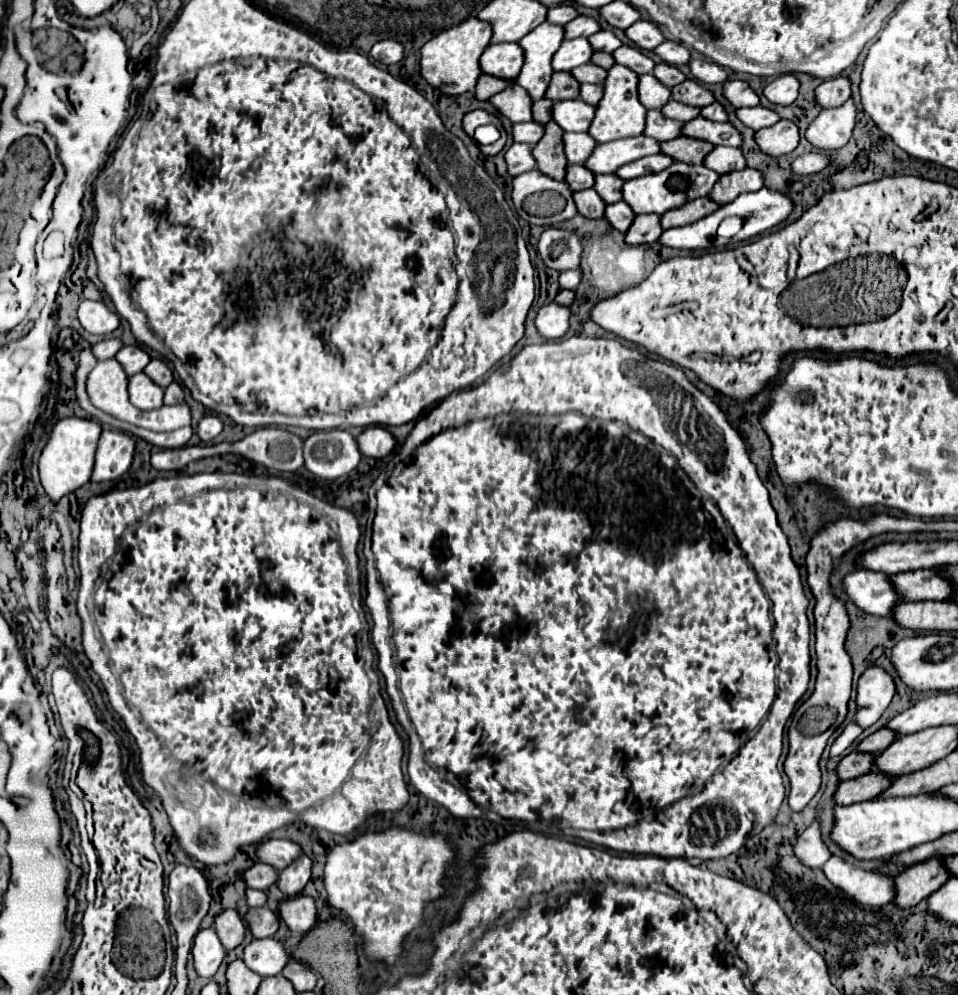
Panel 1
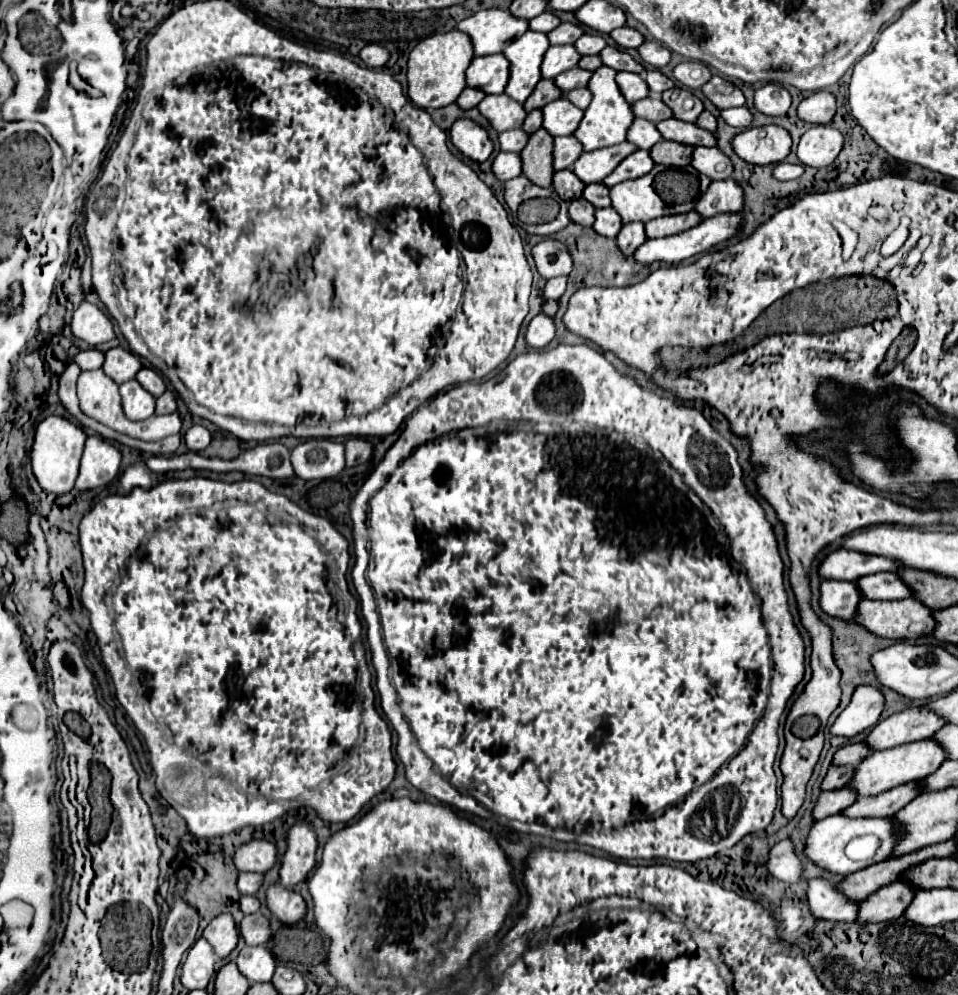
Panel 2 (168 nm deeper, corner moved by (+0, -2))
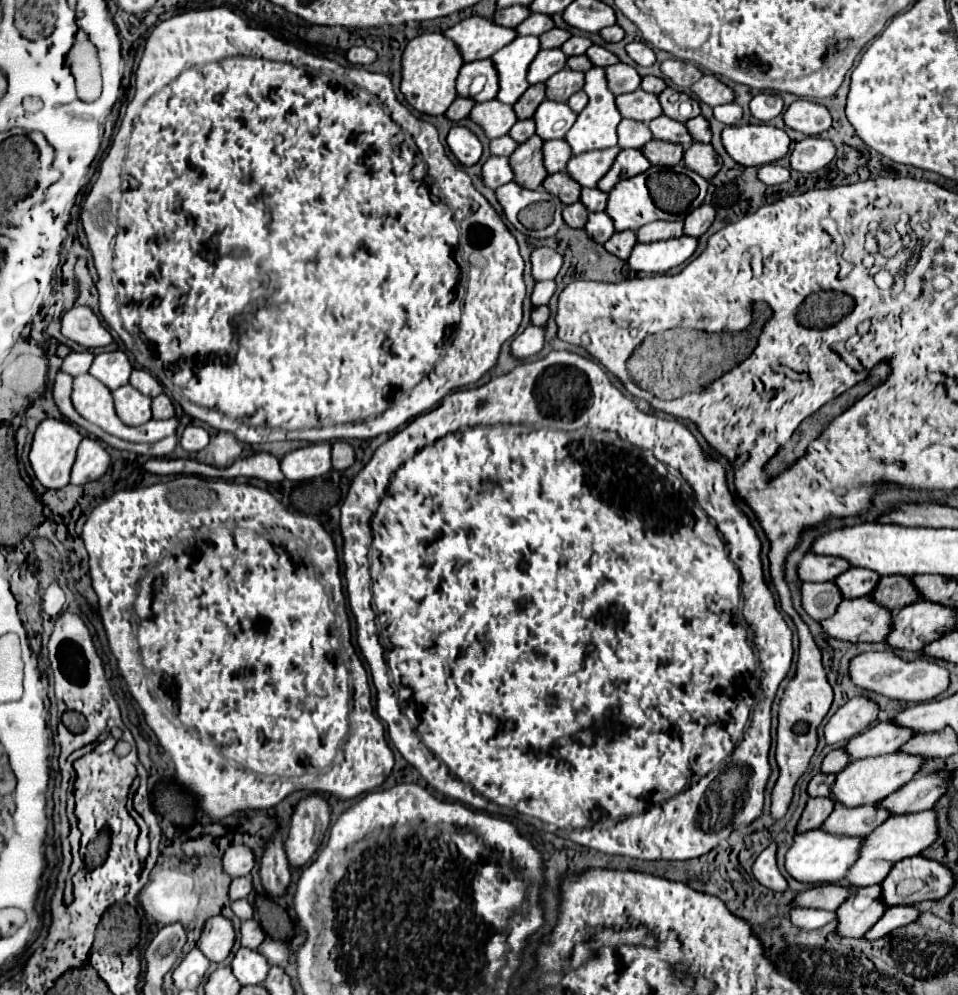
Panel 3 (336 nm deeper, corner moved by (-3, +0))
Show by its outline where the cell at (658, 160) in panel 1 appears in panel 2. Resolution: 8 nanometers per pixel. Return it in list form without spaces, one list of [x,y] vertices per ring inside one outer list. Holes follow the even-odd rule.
[[[637,150],[635,154],[627,156],[617,168],[613,174],[609,174],[603,182],[611,188],[619,182],[625,182],[625,180],[631,180],[631,178],[639,178],[639,176],[645,176],[647,172],[651,172],[655,166],[649,150]]]

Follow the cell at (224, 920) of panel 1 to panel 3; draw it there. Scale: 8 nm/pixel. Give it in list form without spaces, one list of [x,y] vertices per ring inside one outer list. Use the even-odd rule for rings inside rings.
[[[212,916],[202,928],[198,948],[210,962],[222,962],[234,946],[234,928],[224,916]]]

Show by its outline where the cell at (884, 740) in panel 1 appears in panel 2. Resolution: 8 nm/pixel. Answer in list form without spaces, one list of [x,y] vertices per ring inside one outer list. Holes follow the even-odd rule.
[[[857,742],[857,744],[849,744],[843,746],[835,752],[833,756],[833,764],[841,764],[841,766],[859,766],[859,762],[863,758],[867,758],[867,754],[871,752],[871,748],[865,742]]]

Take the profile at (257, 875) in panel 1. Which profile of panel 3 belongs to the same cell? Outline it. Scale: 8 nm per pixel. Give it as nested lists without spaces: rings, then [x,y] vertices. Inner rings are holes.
[[[250,876],[234,878],[234,880],[230,882],[230,890],[228,890],[230,900],[242,900],[242,898],[248,898],[250,892],[252,892],[252,880],[250,880]]]

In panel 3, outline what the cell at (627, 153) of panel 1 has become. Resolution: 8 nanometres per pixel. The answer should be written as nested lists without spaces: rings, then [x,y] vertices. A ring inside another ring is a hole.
[[[614,146],[614,148],[606,148],[606,150],[594,150],[594,152],[584,152],[580,156],[572,156],[568,160],[566,172],[580,186],[594,188],[598,184],[598,180],[610,170],[618,152],[620,152],[620,148]]]

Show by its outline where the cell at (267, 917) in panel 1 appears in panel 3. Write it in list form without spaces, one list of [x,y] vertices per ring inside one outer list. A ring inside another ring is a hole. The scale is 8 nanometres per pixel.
[[[254,918],[244,920],[242,926],[240,926],[240,942],[242,942],[242,946],[250,948],[250,950],[256,950],[262,940],[264,940],[264,932],[262,932],[258,920],[254,920]]]

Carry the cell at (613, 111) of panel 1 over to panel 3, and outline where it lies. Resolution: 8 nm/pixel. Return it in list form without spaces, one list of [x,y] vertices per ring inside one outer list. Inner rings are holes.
[[[590,68],[586,72],[586,84],[584,84],[584,92],[588,94],[588,104],[586,108],[578,114],[574,126],[568,130],[566,134],[566,142],[572,148],[572,154],[582,154],[582,152],[590,152],[590,150],[604,150],[604,148],[612,148],[618,142],[616,136],[616,126],[620,124],[622,116],[618,114],[618,108],[614,104],[614,94],[608,90],[606,86],[606,76],[604,76],[604,68]]]

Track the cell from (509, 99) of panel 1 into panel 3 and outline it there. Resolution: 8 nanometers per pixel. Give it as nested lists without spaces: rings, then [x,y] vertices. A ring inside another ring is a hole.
[[[490,100],[490,102],[482,102],[482,104],[474,104],[474,108],[470,112],[470,120],[476,122],[478,126],[482,126],[484,134],[490,140],[494,140],[494,138],[506,136],[518,118],[516,118],[512,106],[506,106],[498,100]]]

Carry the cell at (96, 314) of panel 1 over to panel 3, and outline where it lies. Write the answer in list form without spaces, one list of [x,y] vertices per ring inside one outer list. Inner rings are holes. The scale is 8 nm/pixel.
[[[88,306],[72,308],[62,316],[62,334],[86,348],[100,348],[112,342],[110,332]]]

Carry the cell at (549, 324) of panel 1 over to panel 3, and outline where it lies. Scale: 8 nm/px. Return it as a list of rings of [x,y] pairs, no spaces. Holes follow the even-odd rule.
[[[532,324],[514,338],[510,346],[510,354],[518,360],[526,360],[534,354],[538,354],[544,346],[544,328],[534,328]]]

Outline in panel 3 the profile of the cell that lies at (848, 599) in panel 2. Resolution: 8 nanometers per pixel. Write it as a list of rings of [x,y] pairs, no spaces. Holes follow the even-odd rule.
[[[834,582],[802,584],[802,608],[814,620],[826,620],[826,616],[834,614],[840,600],[842,596]]]

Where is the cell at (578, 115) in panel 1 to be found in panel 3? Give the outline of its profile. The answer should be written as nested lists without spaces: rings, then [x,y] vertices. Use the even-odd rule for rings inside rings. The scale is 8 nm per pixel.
[[[544,100],[534,114],[534,122],[536,134],[542,136],[542,140],[556,140],[552,136],[564,138],[572,128],[572,124],[576,122],[576,112],[572,112],[568,104]]]

